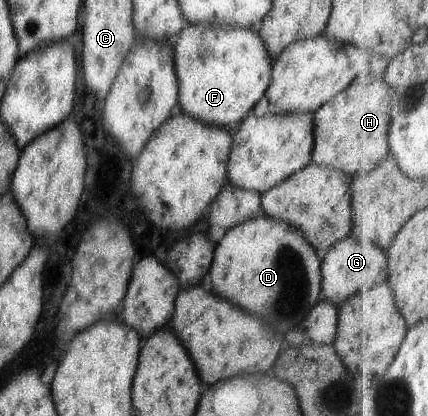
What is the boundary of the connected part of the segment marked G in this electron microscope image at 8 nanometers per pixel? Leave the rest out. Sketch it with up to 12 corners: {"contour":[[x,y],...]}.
{"contour":[[346,236],[322,258],[321,297],[337,309],[388,282],[389,253]]}

